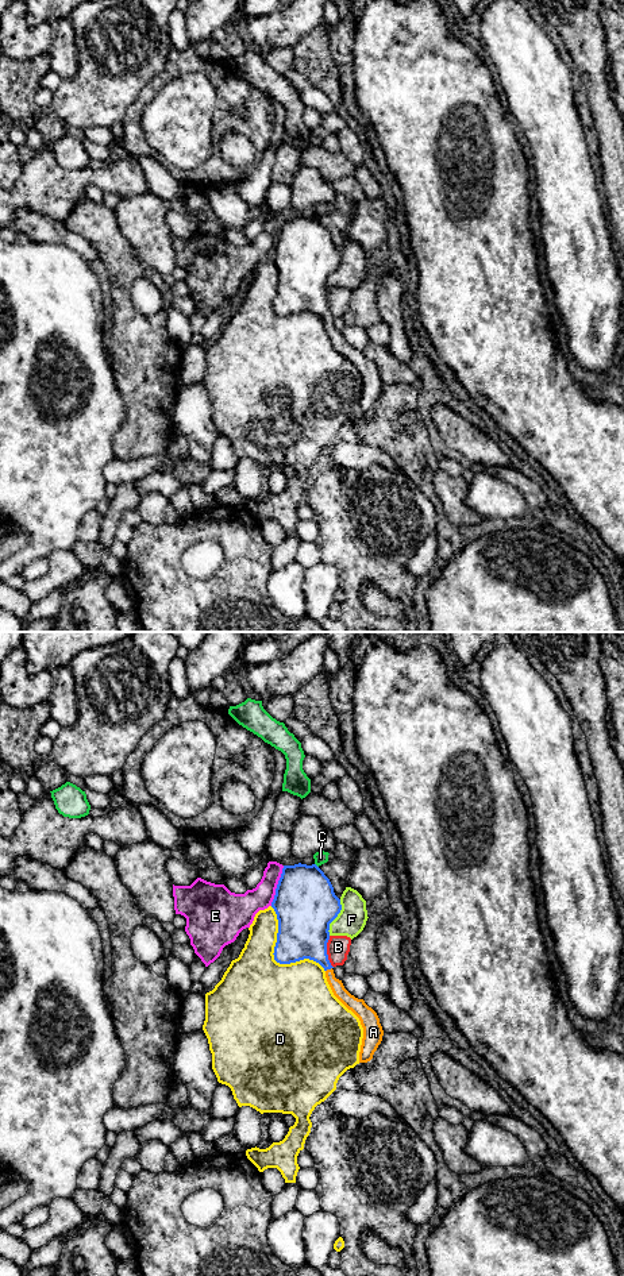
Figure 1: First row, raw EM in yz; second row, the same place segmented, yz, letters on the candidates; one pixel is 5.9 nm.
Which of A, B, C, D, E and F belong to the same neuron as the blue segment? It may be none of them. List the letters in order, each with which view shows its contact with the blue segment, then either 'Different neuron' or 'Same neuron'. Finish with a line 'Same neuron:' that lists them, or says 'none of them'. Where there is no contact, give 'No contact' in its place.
A: Touches blue in yz. Same neuron
B: Touches blue in yz. Different neuron
C: Touches blue in yz. Different neuron
D: Touches blue in yz. Different neuron
E: Touches blue in yz. Different neuron
F: Touches blue in yz. Different neuron
Same neuron: A

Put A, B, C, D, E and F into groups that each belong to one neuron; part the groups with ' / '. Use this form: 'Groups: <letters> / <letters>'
Groups: A / B / C / D / E / F

